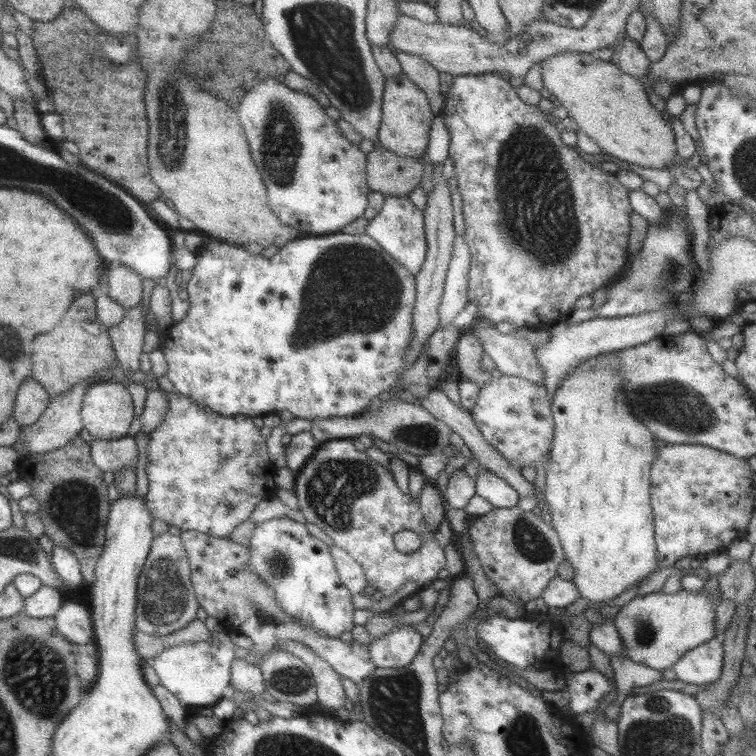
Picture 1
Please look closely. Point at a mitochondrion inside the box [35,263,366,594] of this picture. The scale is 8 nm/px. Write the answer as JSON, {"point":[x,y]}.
{"point":[73,508]}

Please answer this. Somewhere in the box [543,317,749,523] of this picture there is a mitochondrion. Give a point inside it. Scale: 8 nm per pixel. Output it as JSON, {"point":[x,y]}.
{"point":[674,405]}

